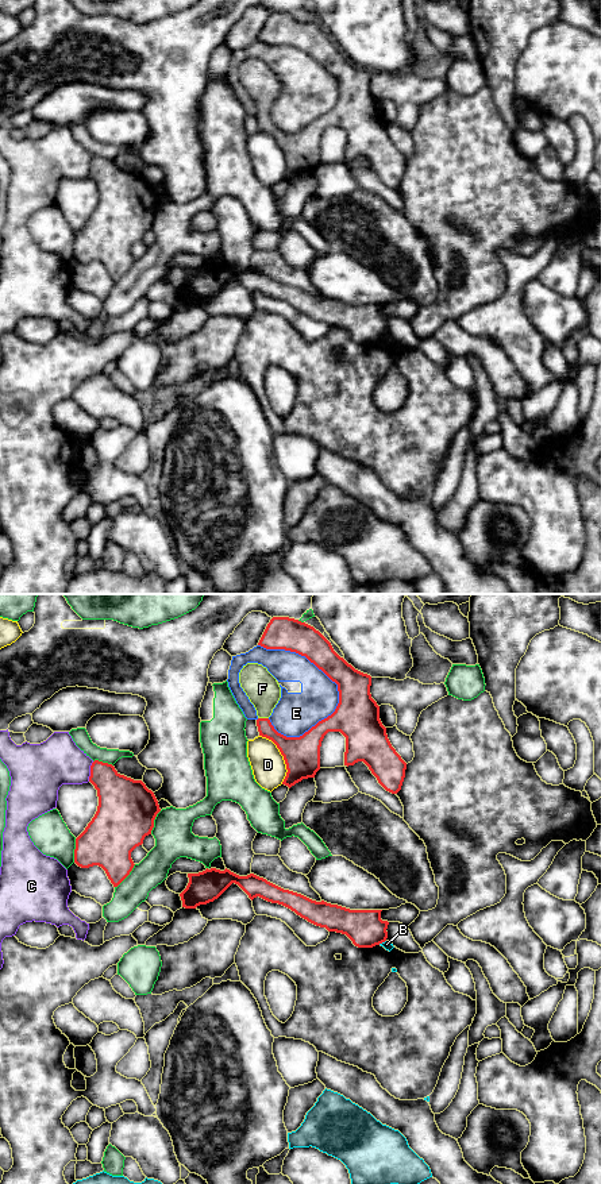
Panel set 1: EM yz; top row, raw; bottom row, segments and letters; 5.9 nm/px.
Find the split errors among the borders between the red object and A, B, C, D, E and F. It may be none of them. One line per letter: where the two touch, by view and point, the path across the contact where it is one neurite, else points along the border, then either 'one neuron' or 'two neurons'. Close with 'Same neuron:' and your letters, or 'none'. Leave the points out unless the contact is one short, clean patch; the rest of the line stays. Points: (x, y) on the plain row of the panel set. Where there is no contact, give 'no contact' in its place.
A: yz (126, 272) | two neurons
B: yz (381, 338) | along yz (385, 335), (378, 339) | two neurons
C: yz (91, 166) | two neurons
D: yz (282, 150) | two neurons
E: yz (328, 72) | two neurons
F: yz (264, 114) | across yz (292, 143), (264, 114), (262, 84) | one neuron
Same neuron: F

